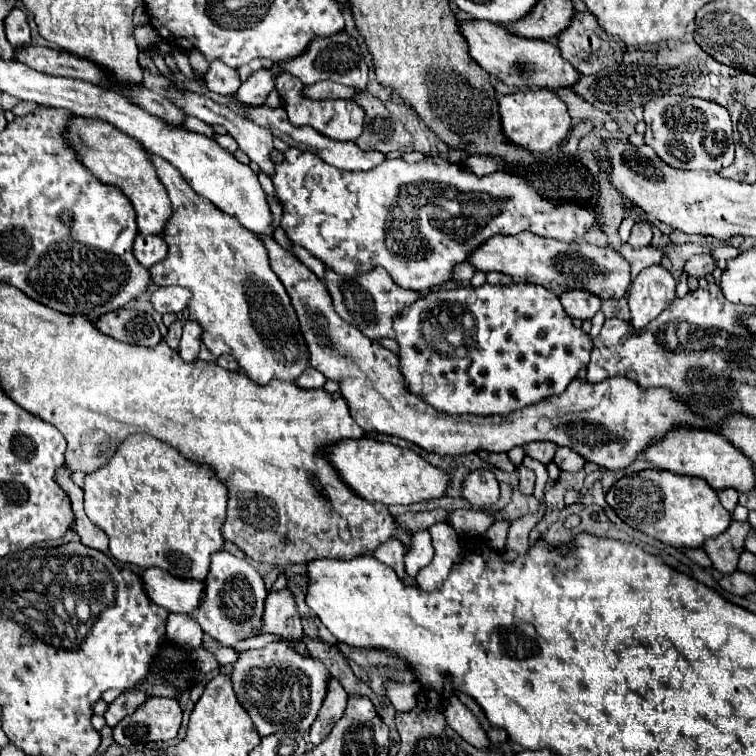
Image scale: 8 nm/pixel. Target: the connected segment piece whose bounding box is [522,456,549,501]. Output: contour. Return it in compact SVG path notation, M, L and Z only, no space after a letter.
M529 456L524 457L522 464L534 471L536 475L536 482L533 495L542 501L545 494L544 489L549 480L545 465L530 458Z

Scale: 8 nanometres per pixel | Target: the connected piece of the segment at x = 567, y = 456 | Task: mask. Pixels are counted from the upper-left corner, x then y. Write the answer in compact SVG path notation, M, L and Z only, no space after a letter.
M558 448L556 450L556 456L554 456L554 464L560 470L566 470L566 472L576 474L576 472L580 472L584 468L586 460L578 452L574 452L572 448Z

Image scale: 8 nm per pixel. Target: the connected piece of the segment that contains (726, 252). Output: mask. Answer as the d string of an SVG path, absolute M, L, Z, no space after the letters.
M716 246L716 248L710 250L710 256L714 258L716 266L718 266L720 270L724 270L724 268L726 268L726 260L728 260L728 258L736 258L736 256L738 256L738 250L732 248L732 246Z

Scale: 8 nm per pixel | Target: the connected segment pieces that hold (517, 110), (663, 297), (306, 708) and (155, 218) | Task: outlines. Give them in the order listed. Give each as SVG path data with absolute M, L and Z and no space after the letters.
M528 90L516 92L500 98L500 114L504 134L516 146L528 148L530 152L548 152L550 148L562 144L570 132L570 114L566 104L552 90Z
M660 264L642 270L632 280L628 292L632 328L642 330L662 310L666 310L674 300L674 290L676 290L676 282L672 274Z
M284 642L242 652L232 672L232 684L238 702L254 720L260 736L268 736L278 730L308 730L324 702L330 678L332 674L322 660L300 656Z
M70 116L66 130L64 130L66 144L76 152L78 162L86 166L100 182L116 186L124 192L124 196L132 202L136 212L136 224L138 234L162 234L164 224L172 216L170 200L164 190L164 184L158 180L144 148L126 136L124 132L116 130L110 122L96 120L96 118L84 118L84 116Z

